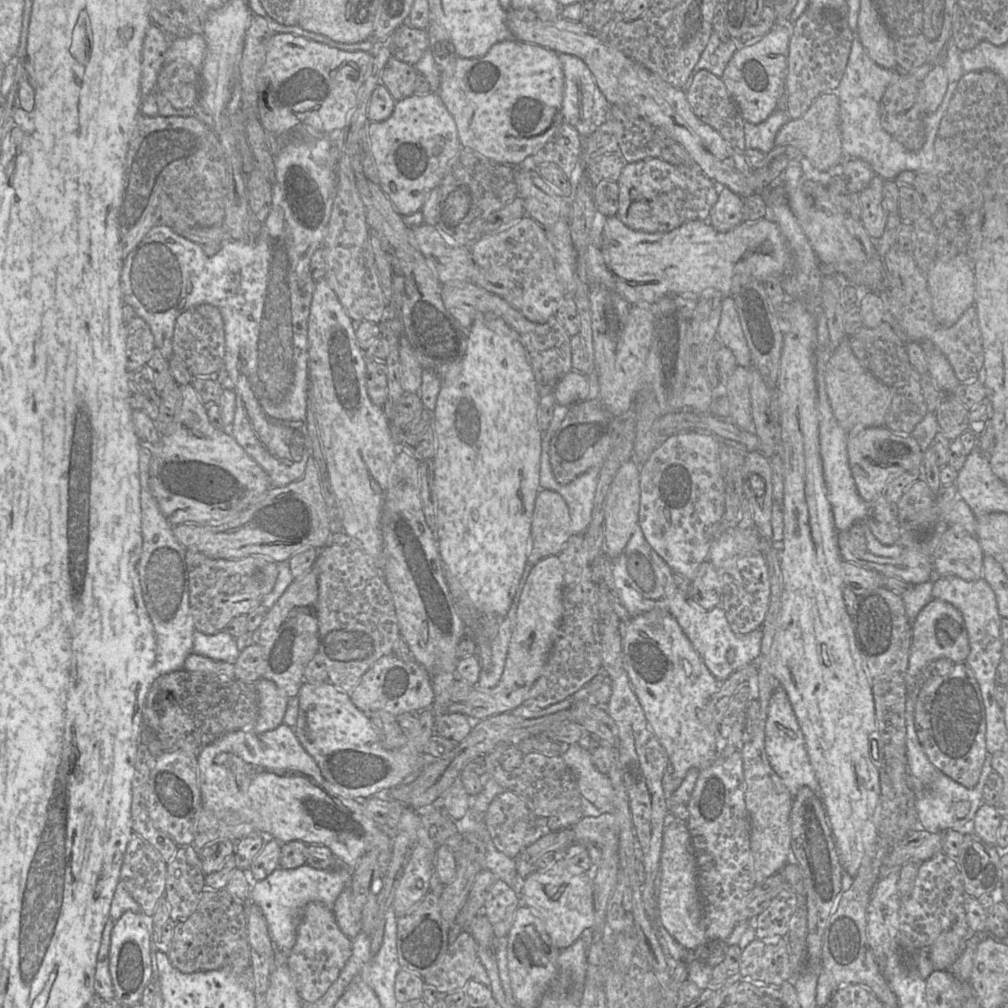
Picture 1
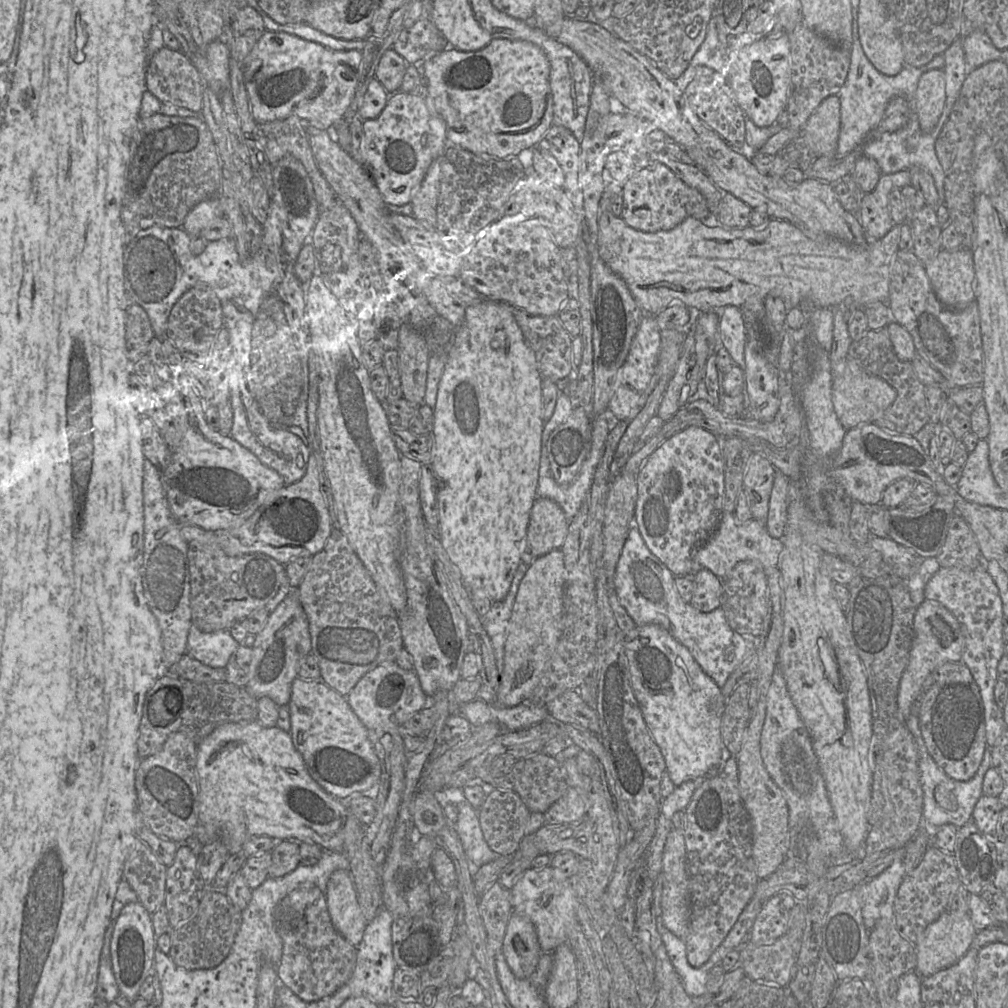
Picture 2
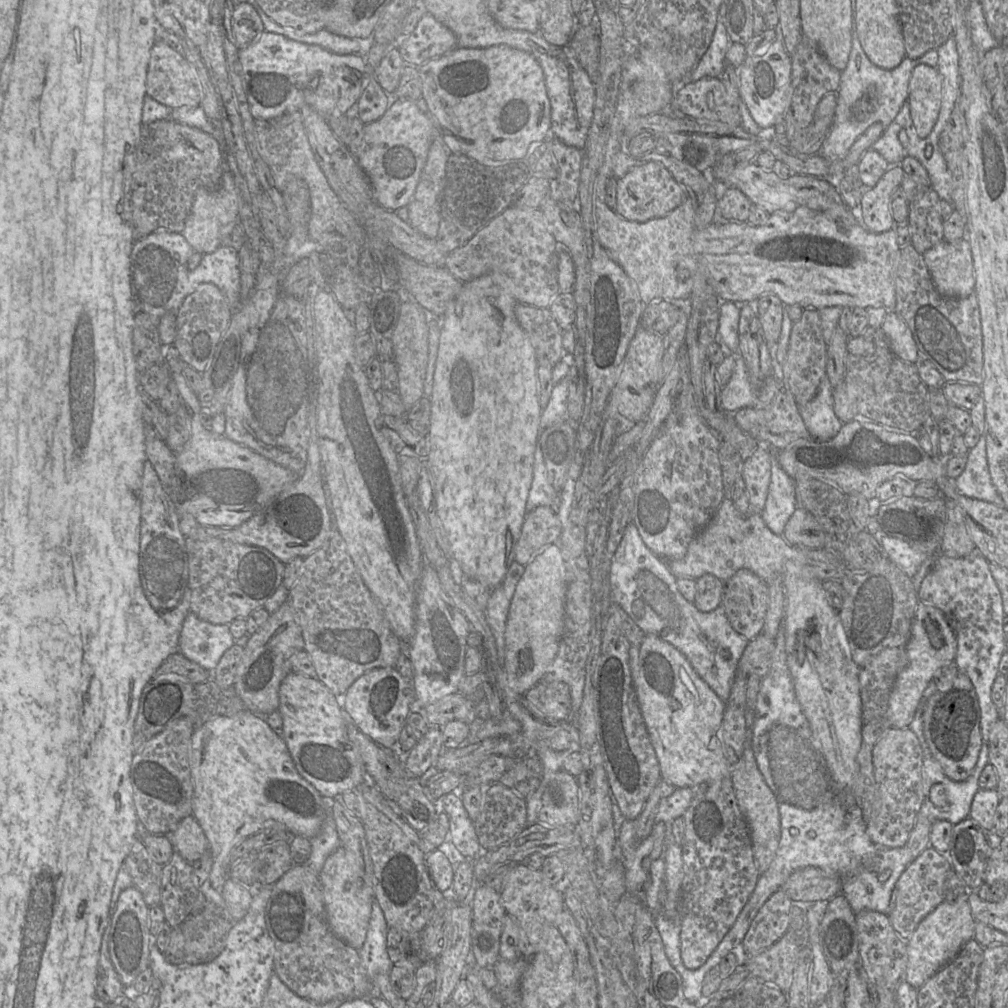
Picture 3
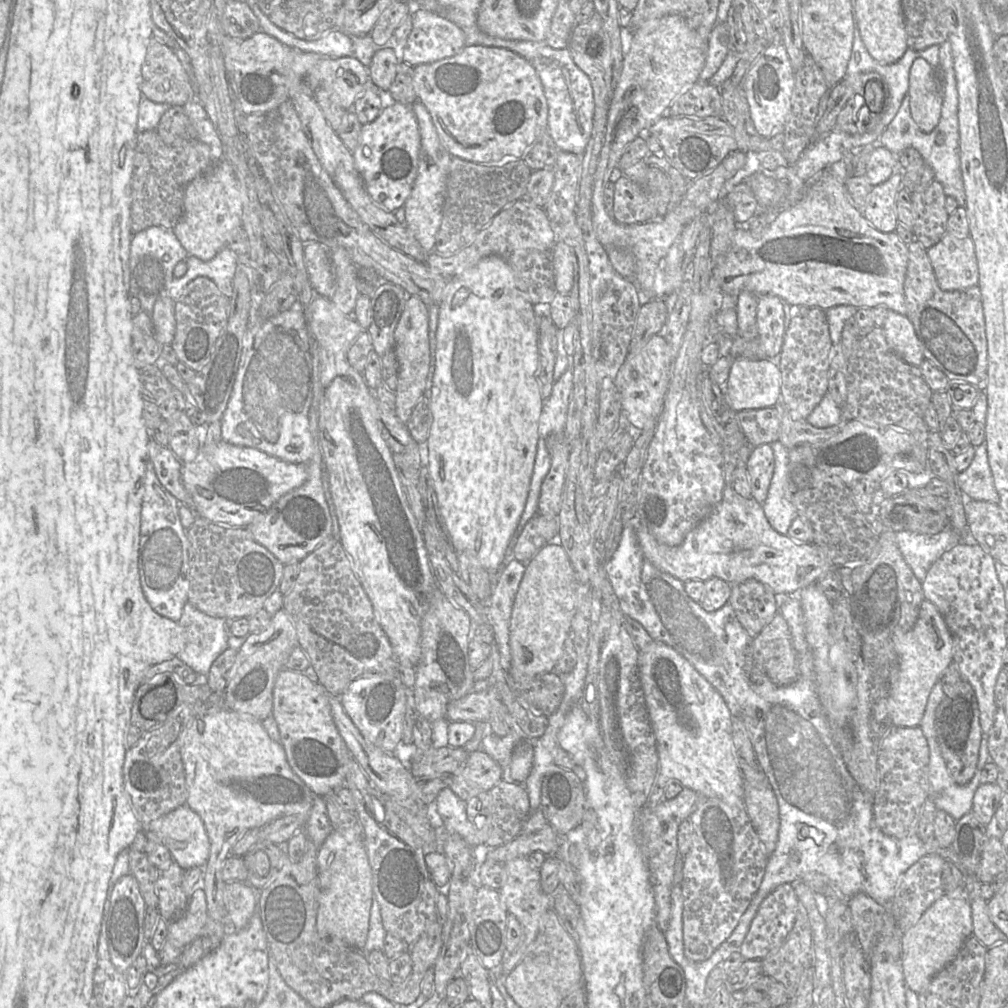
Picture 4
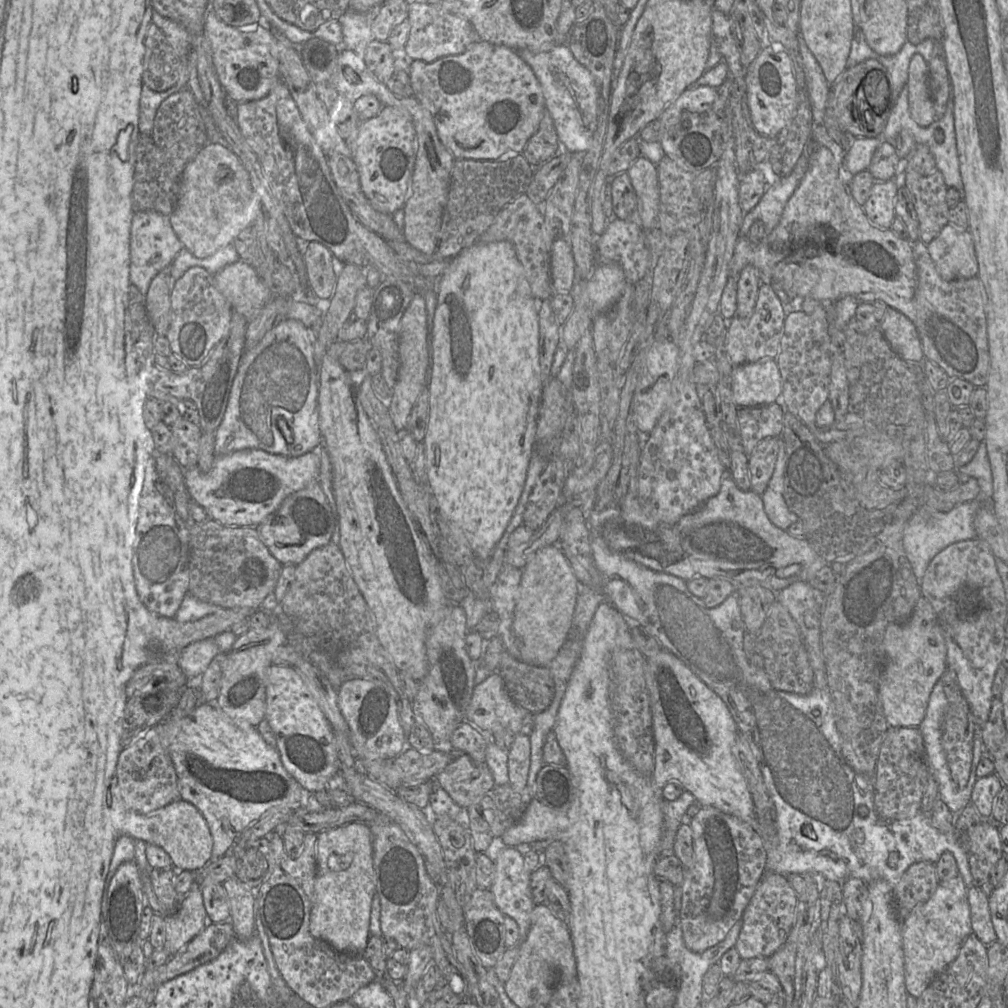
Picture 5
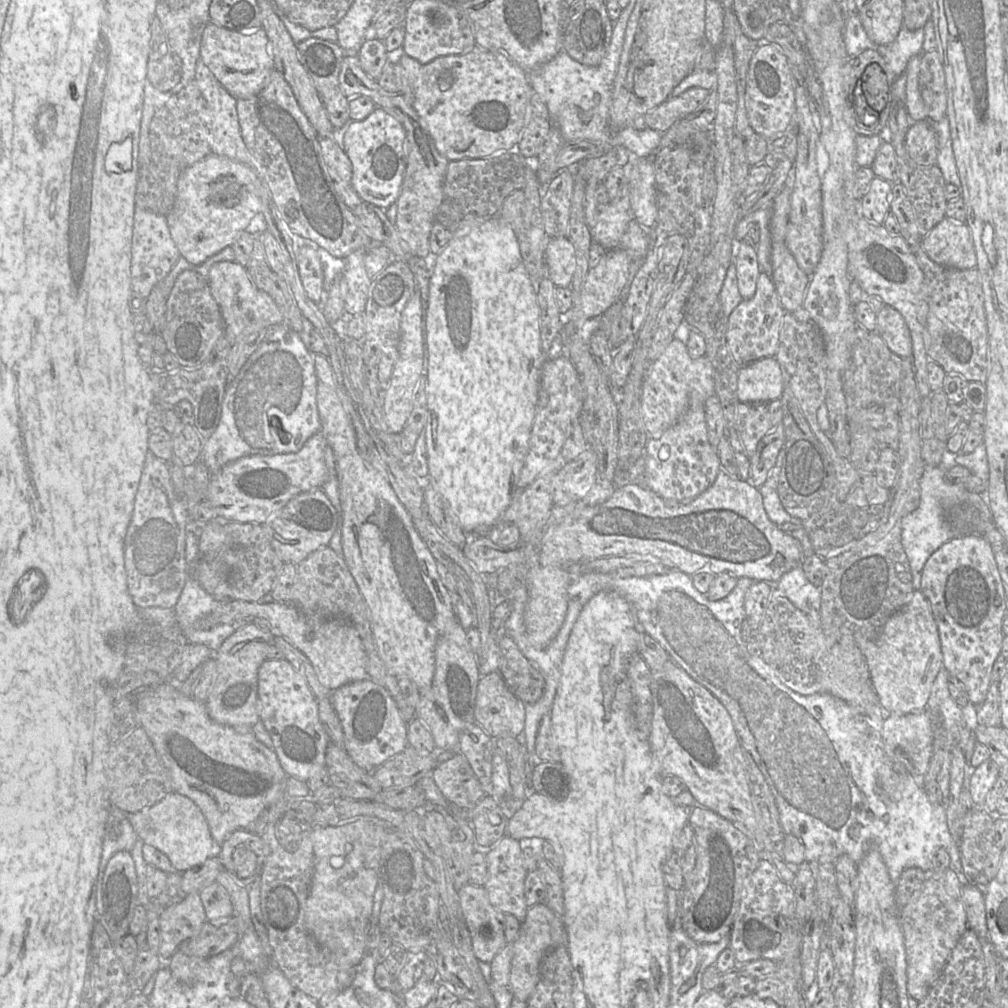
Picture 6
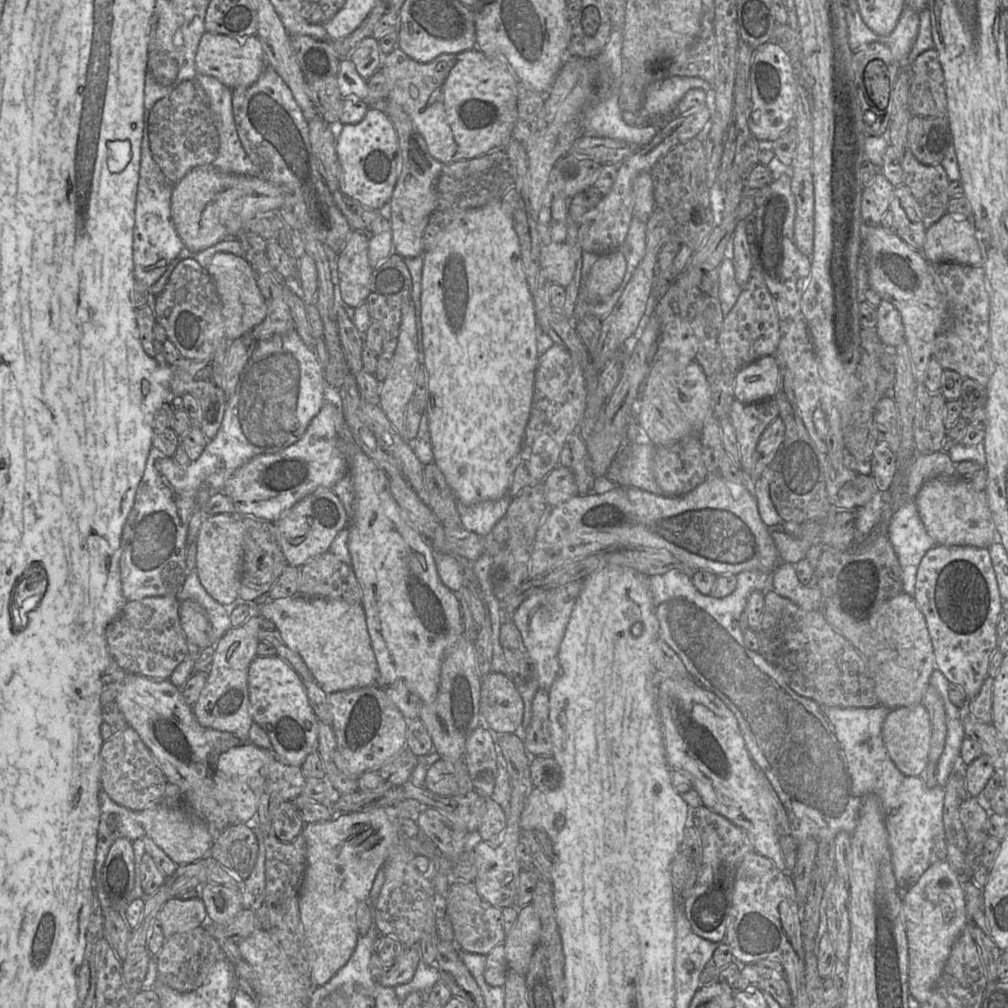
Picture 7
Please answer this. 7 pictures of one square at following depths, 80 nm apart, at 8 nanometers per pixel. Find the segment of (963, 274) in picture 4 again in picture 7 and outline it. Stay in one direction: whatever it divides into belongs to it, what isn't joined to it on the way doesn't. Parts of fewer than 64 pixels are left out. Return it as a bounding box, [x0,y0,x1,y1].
[922,212,983,264]

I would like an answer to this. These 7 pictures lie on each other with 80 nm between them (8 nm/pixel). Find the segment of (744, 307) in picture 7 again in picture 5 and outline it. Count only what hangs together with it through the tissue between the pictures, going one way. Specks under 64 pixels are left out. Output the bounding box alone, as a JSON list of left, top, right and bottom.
[726,283,785,366]

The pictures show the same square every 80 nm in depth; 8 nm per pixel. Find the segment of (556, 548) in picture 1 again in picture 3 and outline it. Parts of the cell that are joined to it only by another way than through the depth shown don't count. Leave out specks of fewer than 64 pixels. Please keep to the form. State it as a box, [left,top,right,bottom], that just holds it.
[514,506,562,566]

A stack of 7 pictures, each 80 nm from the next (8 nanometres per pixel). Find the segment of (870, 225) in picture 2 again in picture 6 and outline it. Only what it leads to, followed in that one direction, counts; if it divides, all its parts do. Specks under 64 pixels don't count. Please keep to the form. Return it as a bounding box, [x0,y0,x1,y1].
[861,177,892,225]

